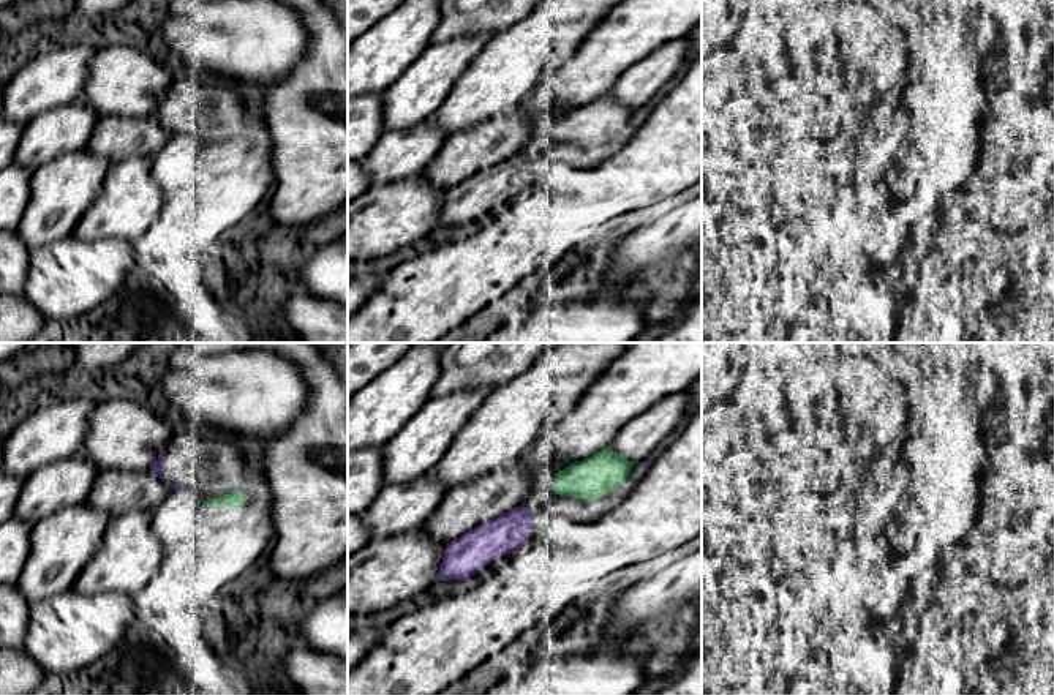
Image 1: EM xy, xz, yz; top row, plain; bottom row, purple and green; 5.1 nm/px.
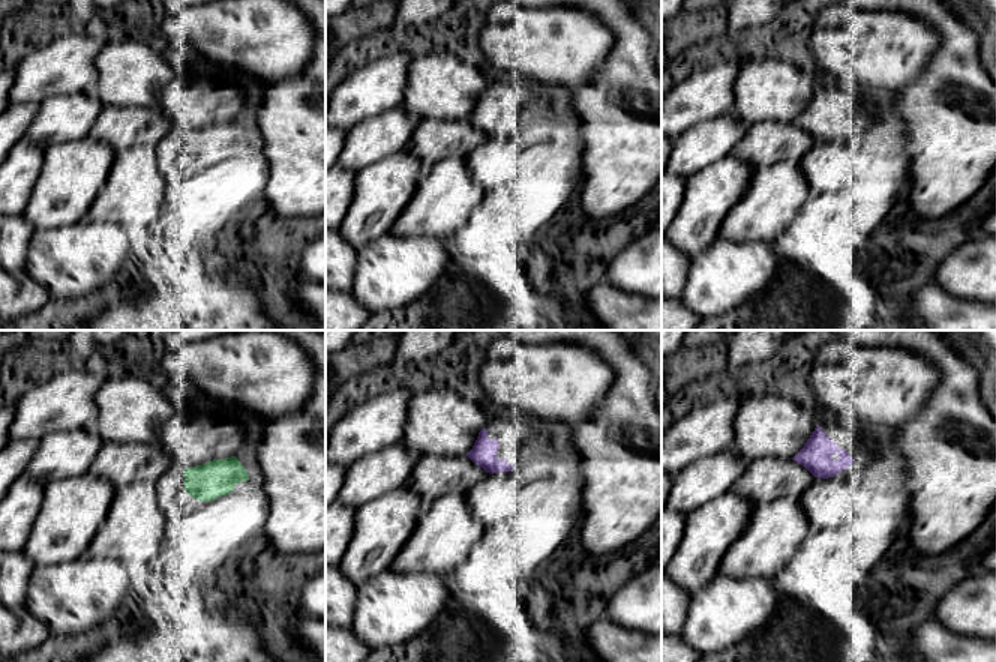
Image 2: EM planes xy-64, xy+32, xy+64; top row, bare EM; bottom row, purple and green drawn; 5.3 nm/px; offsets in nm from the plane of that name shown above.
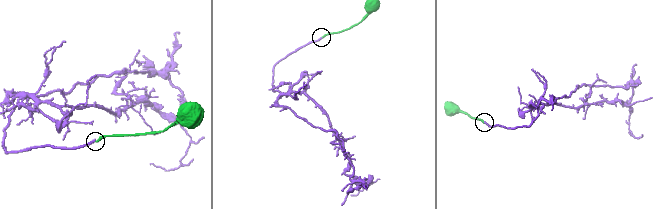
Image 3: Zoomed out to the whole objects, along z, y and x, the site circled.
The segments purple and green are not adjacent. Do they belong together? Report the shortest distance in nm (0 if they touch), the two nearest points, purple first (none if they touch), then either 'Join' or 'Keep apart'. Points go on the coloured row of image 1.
Distance 120 nm. Across: xy (185, 487), (204, 501). Keep apart

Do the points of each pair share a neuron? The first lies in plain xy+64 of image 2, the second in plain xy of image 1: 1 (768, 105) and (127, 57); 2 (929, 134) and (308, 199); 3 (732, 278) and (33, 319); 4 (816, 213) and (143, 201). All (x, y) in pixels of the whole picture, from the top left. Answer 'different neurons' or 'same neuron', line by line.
1: same neuron
2: same neuron
3: different neurons
4: different neurons

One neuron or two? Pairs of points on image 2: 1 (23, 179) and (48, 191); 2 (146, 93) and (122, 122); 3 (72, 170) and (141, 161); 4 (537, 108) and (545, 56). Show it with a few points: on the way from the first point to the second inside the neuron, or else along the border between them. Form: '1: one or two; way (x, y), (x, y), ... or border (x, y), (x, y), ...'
1: two; border (45, 150), (29, 203), (21, 212)
2: two; border (105, 105), (155, 107)
3: two; border (116, 153), (107, 180), (96, 198)
4: two; border (533, 84), (542, 87)

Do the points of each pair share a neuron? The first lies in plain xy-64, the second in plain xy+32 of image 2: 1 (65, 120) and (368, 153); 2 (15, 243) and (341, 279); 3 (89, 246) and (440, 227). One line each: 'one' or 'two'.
1: one
2: one
3: two

